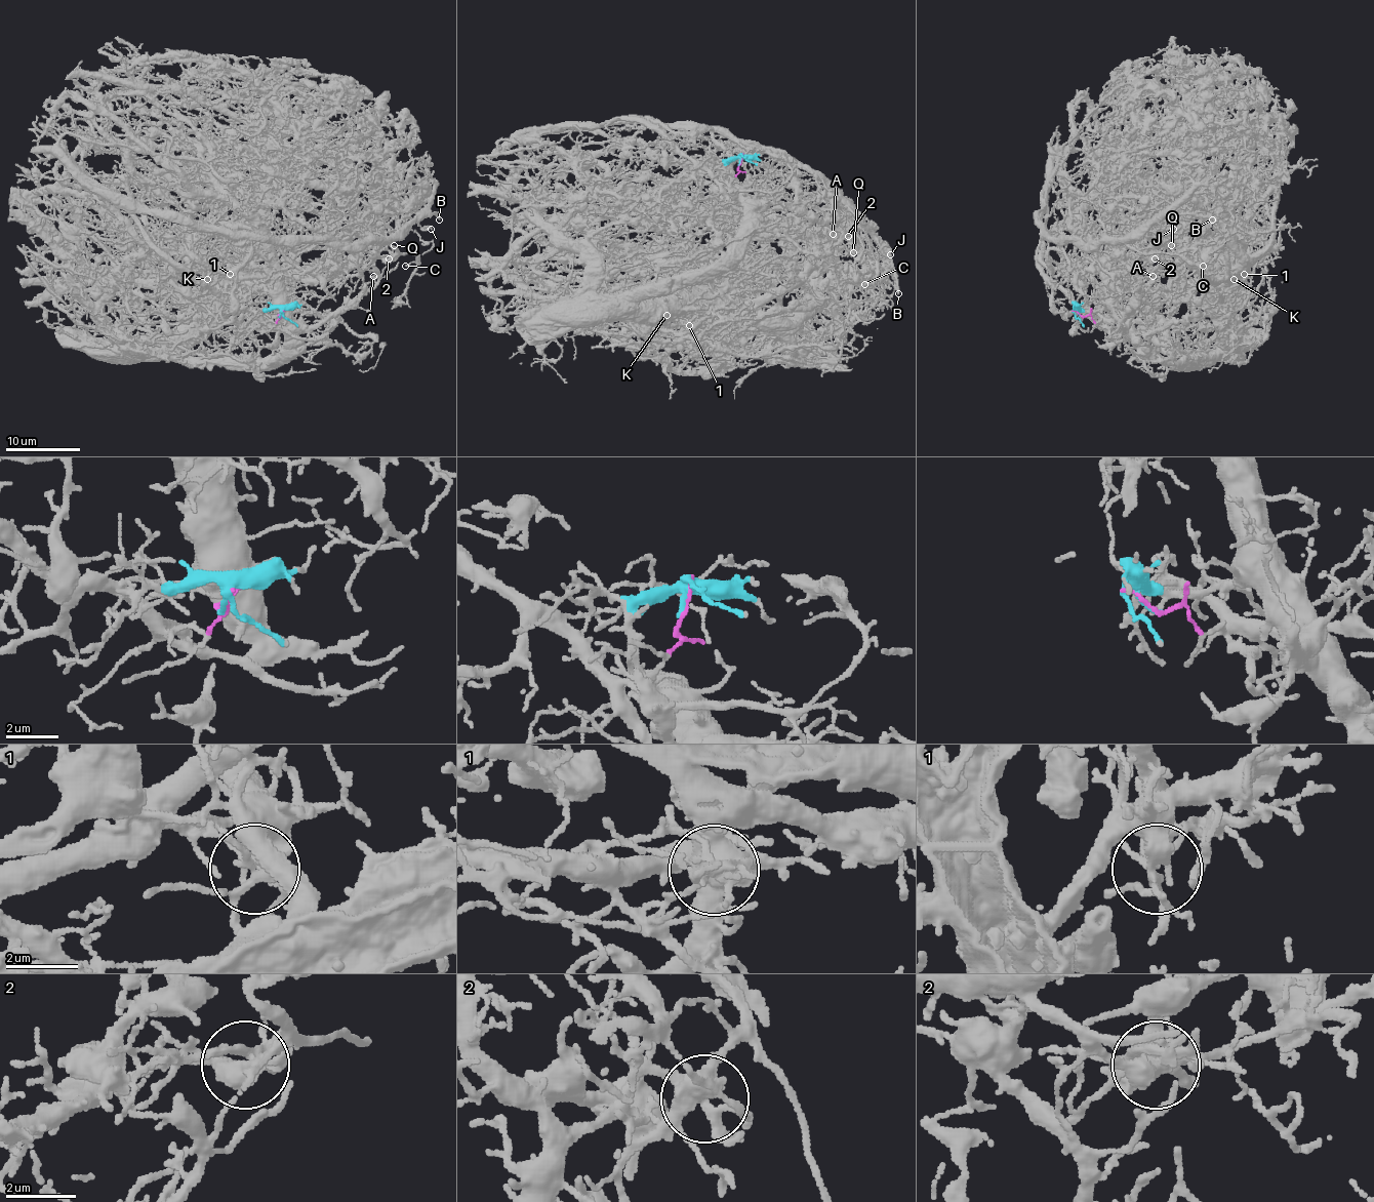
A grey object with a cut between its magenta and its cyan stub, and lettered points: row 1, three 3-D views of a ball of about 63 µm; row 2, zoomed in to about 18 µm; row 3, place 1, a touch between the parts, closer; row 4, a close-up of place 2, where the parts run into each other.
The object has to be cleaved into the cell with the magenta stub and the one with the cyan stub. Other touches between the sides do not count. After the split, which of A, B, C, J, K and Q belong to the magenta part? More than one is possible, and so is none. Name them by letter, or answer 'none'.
B, C, J, Q

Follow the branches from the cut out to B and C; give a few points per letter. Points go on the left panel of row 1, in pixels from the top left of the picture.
B: (282, 313), (275, 322), (235, 311), (179, 268), (134, 214), (344, 244), (390, 242), (409, 224), (439, 219)
C: (282, 313), (275, 322), (235, 311), (179, 268), (134, 214), (273, 238), (389, 244), (416, 256), (405, 267)

